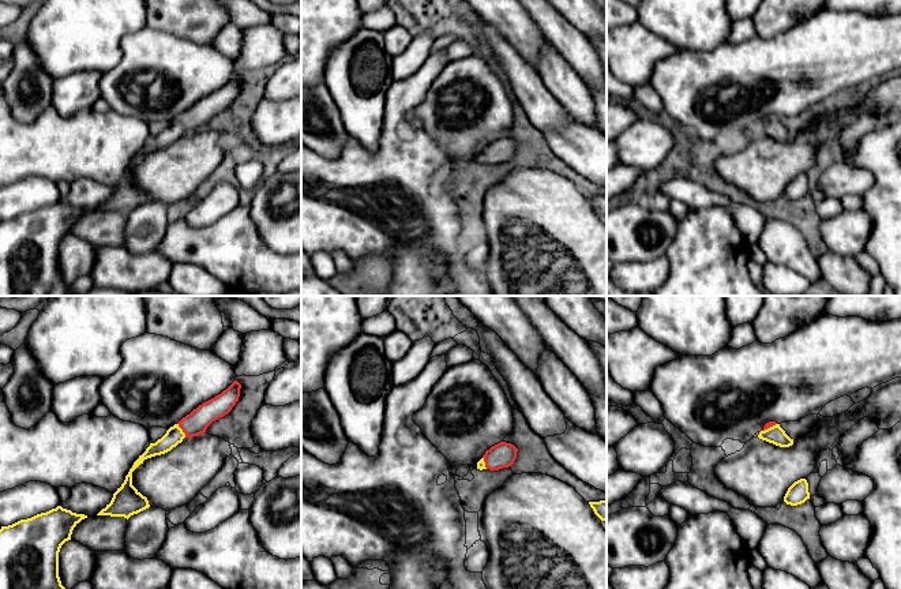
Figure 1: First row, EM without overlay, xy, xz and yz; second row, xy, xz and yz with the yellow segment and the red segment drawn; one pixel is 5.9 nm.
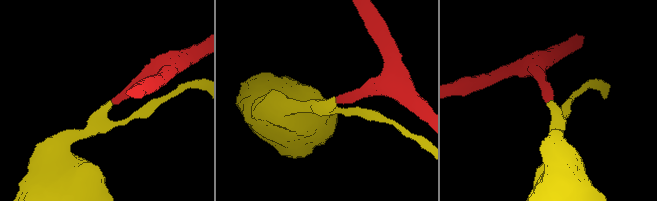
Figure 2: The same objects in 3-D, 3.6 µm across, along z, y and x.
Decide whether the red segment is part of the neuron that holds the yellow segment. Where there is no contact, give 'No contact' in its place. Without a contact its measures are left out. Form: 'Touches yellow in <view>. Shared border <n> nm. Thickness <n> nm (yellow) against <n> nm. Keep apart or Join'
Touches yellow in xy. Shared border 100 nm. Thickness 110 nm (yellow) against 140 nm. Join

